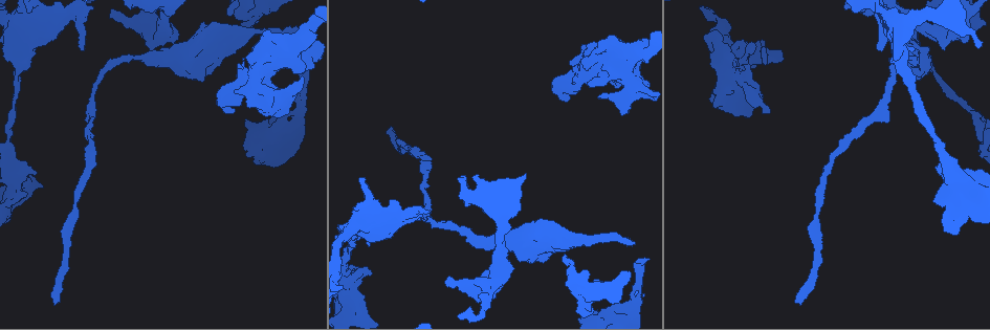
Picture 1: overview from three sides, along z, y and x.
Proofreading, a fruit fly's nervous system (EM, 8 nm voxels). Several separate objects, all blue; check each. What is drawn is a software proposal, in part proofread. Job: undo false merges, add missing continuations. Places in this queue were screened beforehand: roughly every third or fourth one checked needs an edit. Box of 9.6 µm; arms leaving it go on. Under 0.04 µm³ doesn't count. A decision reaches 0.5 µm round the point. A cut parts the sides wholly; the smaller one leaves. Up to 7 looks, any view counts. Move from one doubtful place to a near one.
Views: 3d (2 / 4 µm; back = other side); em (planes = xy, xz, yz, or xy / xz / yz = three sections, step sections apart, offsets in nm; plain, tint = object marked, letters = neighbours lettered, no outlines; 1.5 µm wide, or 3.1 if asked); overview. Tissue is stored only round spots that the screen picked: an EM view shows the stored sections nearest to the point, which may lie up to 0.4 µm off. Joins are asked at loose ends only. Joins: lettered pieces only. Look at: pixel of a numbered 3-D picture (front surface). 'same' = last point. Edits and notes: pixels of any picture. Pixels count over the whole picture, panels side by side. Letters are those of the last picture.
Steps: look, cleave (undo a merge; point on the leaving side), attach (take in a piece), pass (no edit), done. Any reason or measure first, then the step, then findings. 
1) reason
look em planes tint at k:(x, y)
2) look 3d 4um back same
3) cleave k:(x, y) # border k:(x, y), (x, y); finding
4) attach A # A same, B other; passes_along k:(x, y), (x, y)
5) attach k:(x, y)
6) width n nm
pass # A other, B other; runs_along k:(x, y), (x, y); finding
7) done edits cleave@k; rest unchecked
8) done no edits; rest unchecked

branch stops here
look em xy step 8 letters at 1:(882, 49)

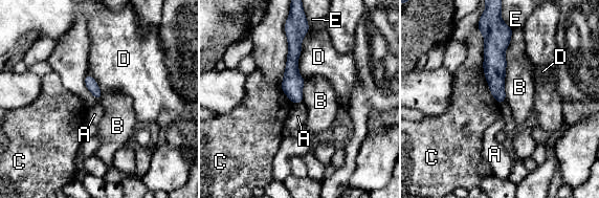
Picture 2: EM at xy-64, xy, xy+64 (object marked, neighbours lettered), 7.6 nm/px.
cut it another way
look em planes letters same

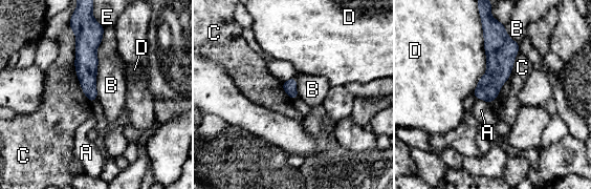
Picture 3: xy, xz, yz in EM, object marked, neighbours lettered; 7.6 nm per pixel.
longest_contact C 600 nm
pass # A other, B other, C other, D other, E other; border 3:(70, 27), (77, 78), (90, 102); none of them fits

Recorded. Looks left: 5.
long arm stops here
look em xy step 8 tint at 1:(634, 243)

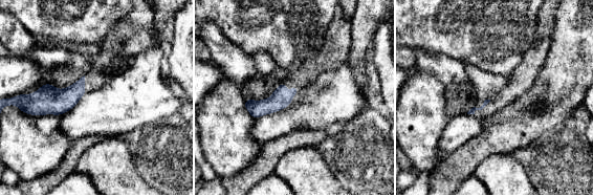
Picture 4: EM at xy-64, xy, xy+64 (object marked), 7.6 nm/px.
cut it another way
look em planes letters same

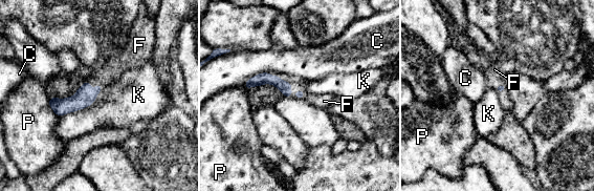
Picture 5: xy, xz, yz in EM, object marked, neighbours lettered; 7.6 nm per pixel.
attach F # C other, F same, K other, P other; the neuron continues

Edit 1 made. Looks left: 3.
looks like a crossing
look 3d 4um at 1:(291, 50)

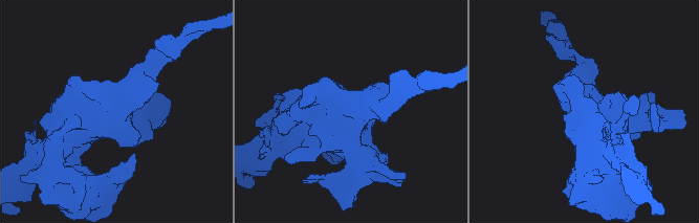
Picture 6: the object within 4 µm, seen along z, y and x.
need the tissue
look em xy step 8 tint at 6:(112, 113)

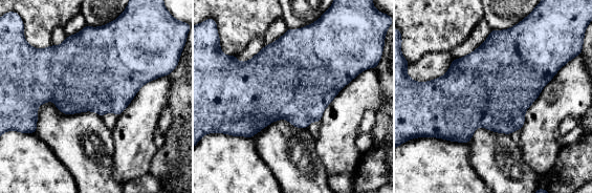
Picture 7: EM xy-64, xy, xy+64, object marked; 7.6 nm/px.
another direction
look em planes letters same

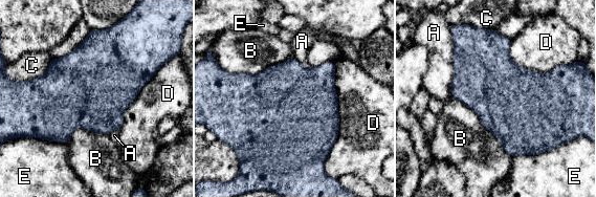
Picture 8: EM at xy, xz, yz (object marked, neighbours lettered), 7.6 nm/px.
width 550 nm
pass # A other, B other, C other, D other, E other; one neuron here

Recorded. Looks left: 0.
done edits attach@5; rest unchecked

